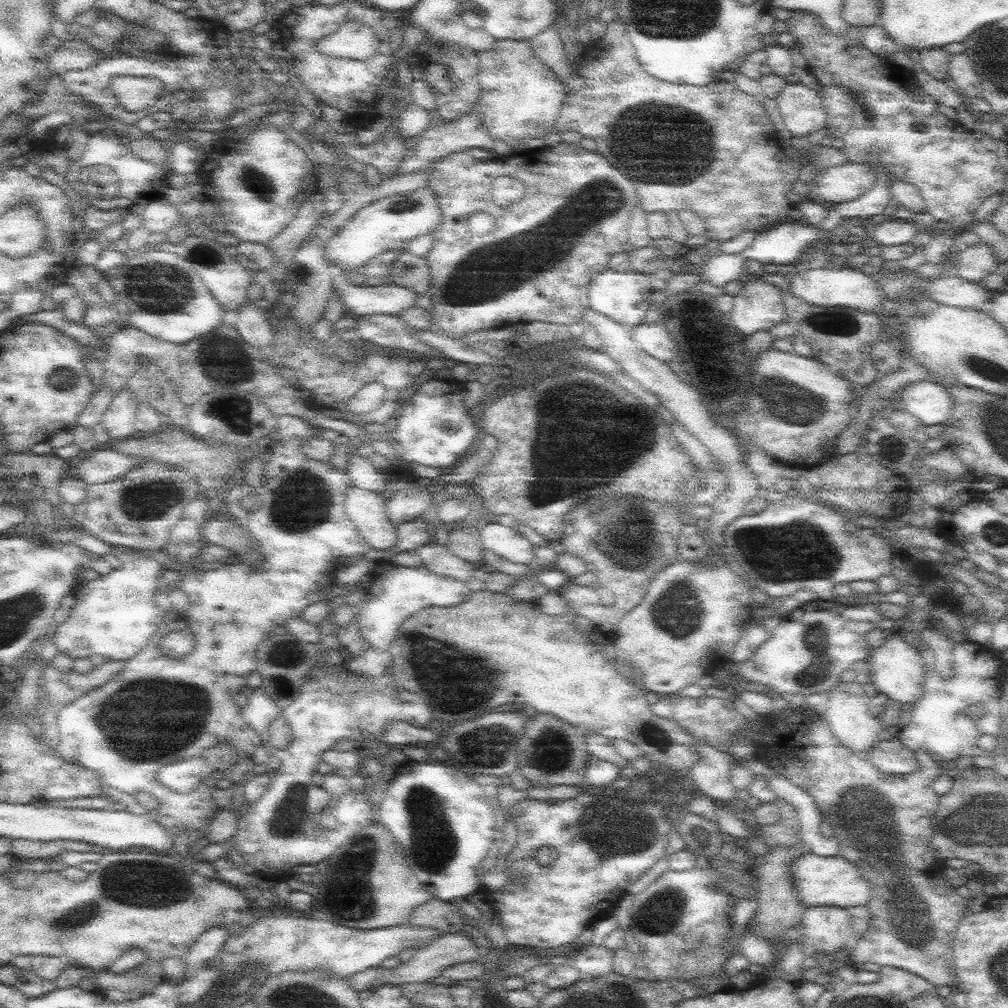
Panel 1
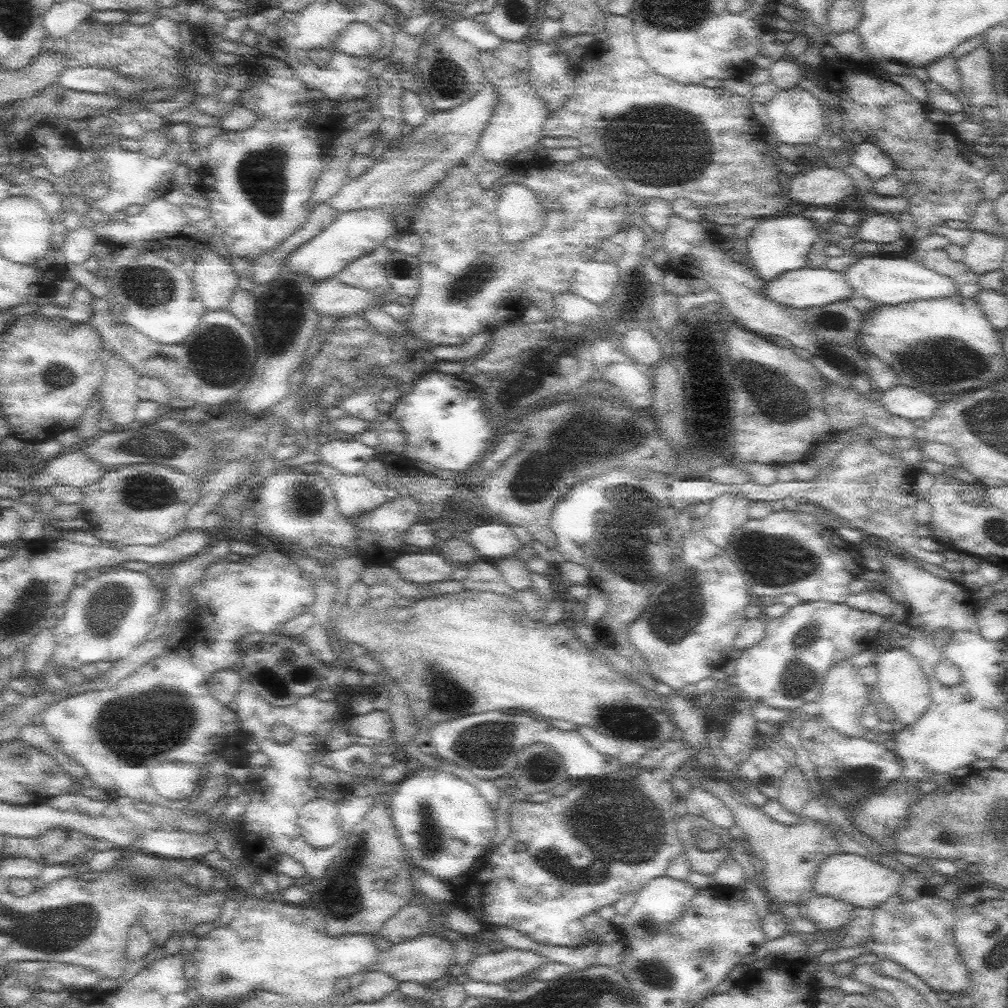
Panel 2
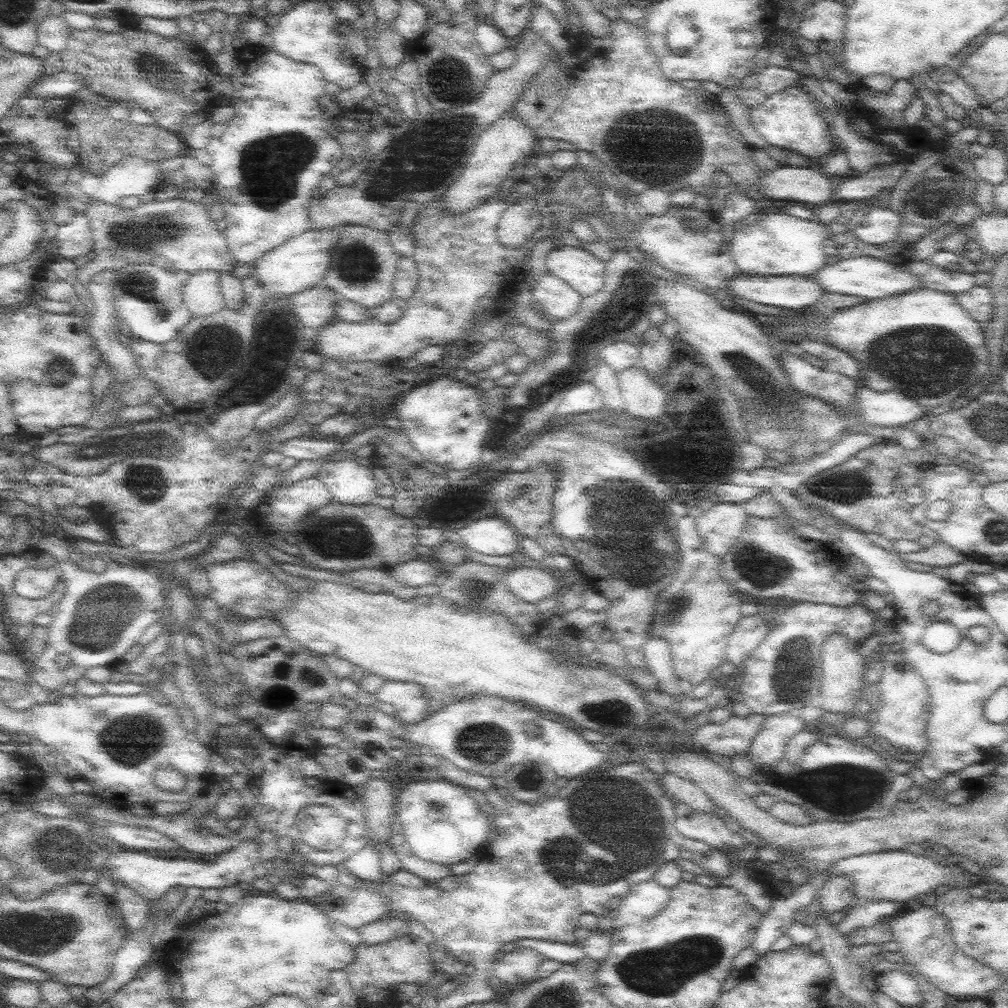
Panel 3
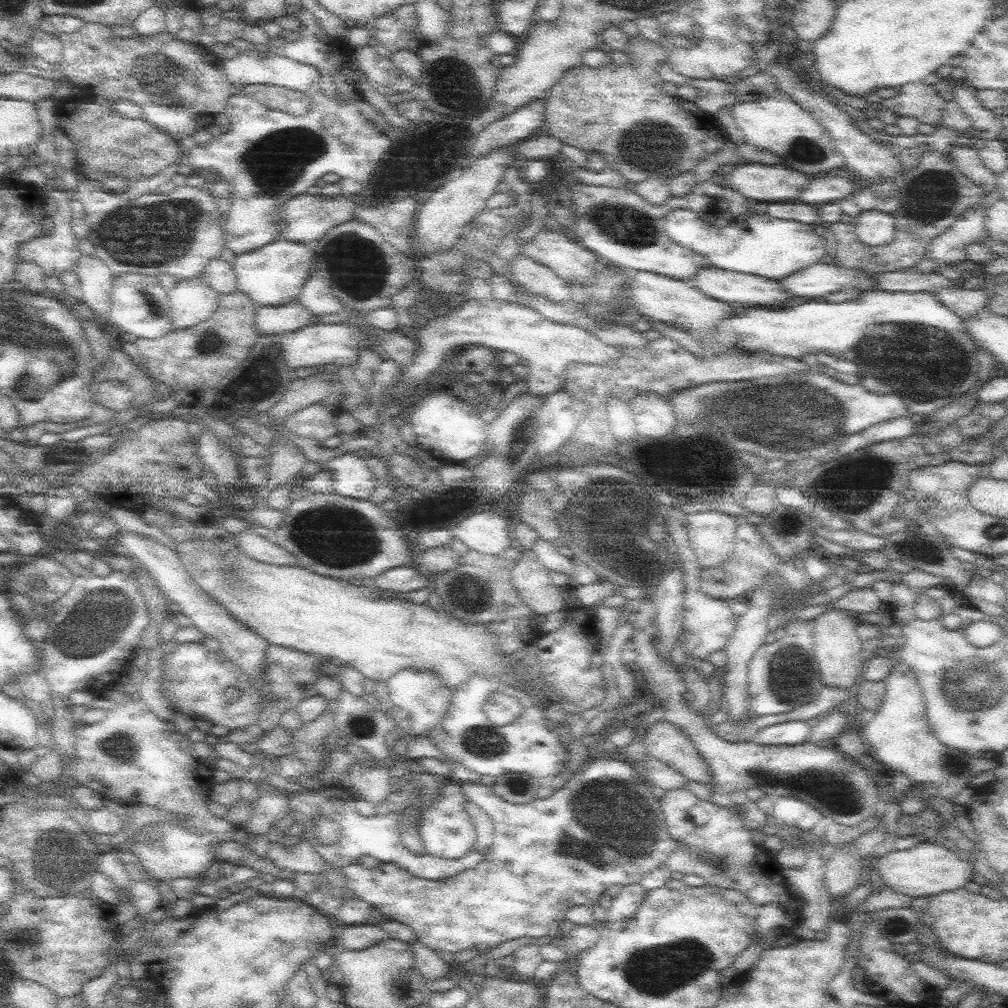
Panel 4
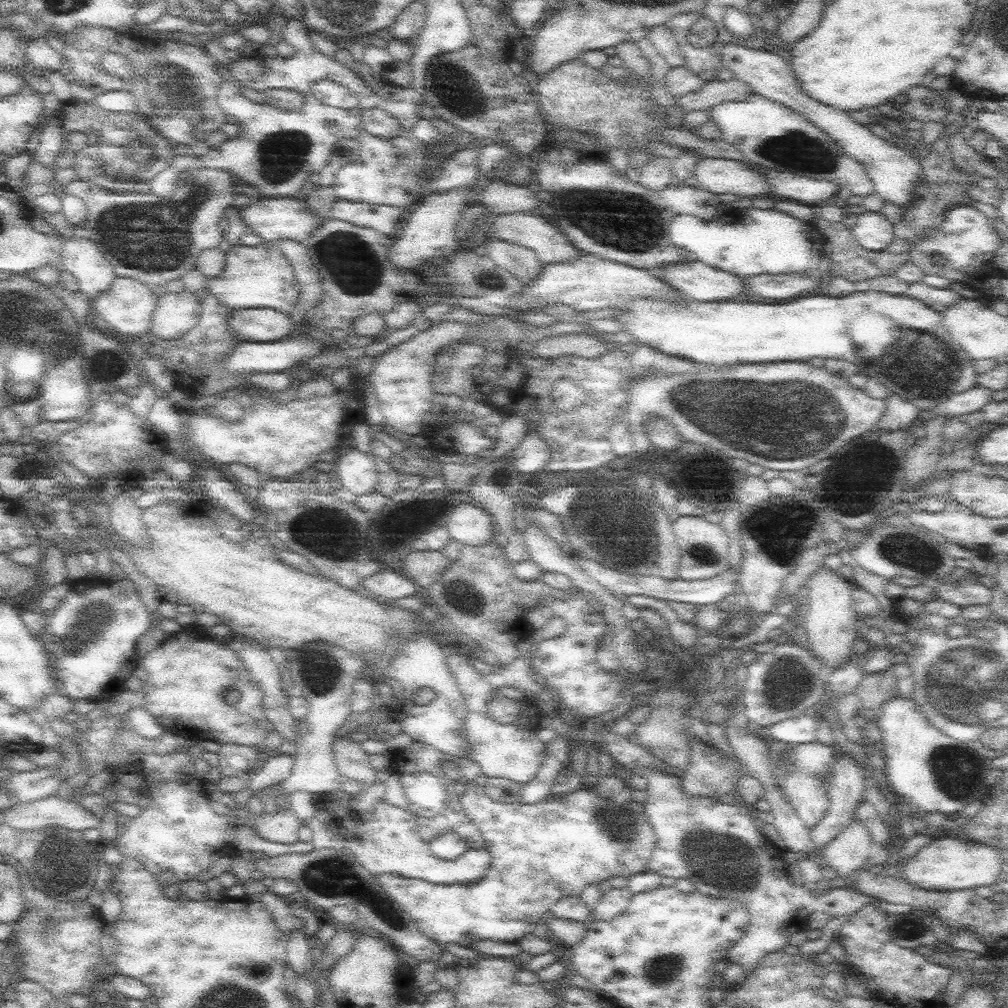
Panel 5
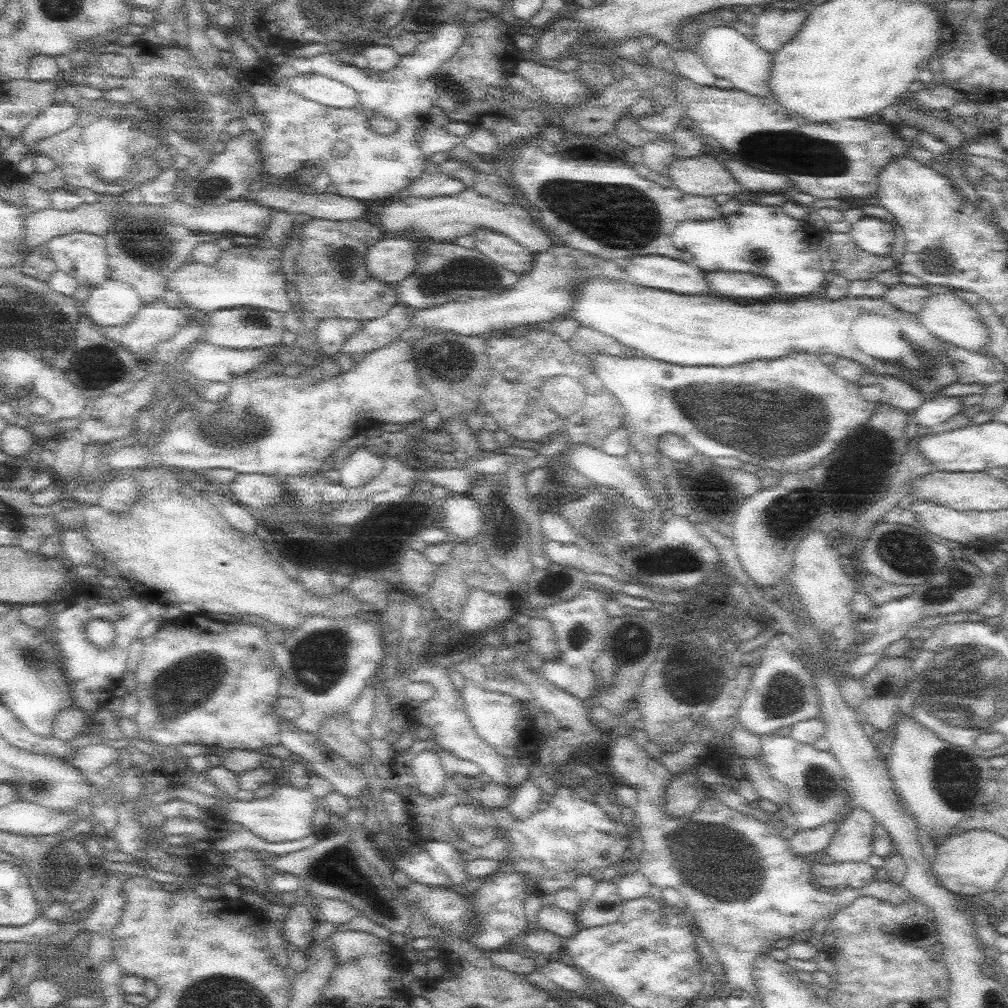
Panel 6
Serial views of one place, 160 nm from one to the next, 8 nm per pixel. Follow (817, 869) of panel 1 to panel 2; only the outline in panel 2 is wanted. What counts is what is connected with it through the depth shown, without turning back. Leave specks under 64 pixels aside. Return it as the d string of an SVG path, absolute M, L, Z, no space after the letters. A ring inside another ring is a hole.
M855 853L832 854L824 861L815 876L814 890L816 895L823 894L832 898L841 898L852 904L857 910L876 908L900 890L902 875L896 870L886 867Z

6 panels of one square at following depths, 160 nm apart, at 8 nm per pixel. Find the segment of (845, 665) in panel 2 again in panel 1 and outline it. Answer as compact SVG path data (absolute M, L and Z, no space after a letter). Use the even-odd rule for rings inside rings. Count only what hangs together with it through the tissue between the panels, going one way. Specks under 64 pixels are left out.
M840 683L828 690L829 701L828 710L825 717L828 719L830 728L834 736L849 748L854 754L861 756L863 759L867 752L883 737L885 737L885 729L883 722L871 713L869 702L871 697L864 692L864 686L856 683L851 684Z

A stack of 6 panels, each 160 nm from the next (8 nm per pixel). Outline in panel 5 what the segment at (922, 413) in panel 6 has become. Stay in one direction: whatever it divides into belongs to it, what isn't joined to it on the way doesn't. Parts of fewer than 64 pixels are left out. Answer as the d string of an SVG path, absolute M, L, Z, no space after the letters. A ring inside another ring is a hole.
M975 385L970 390L951 396L948 400L937 404L927 414L928 417L934 415L946 415L950 417L959 417L962 414L971 413L983 408L992 401L992 392L990 388Z

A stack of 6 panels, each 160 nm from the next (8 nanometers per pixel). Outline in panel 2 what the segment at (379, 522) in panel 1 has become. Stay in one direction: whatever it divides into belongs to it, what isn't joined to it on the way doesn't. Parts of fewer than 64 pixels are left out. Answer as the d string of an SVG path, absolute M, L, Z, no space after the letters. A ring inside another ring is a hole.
M320 463L318 472L329 480L336 493L340 514L350 521L372 512L386 502L386 490L372 482L364 471L356 476L348 476L328 463Z

